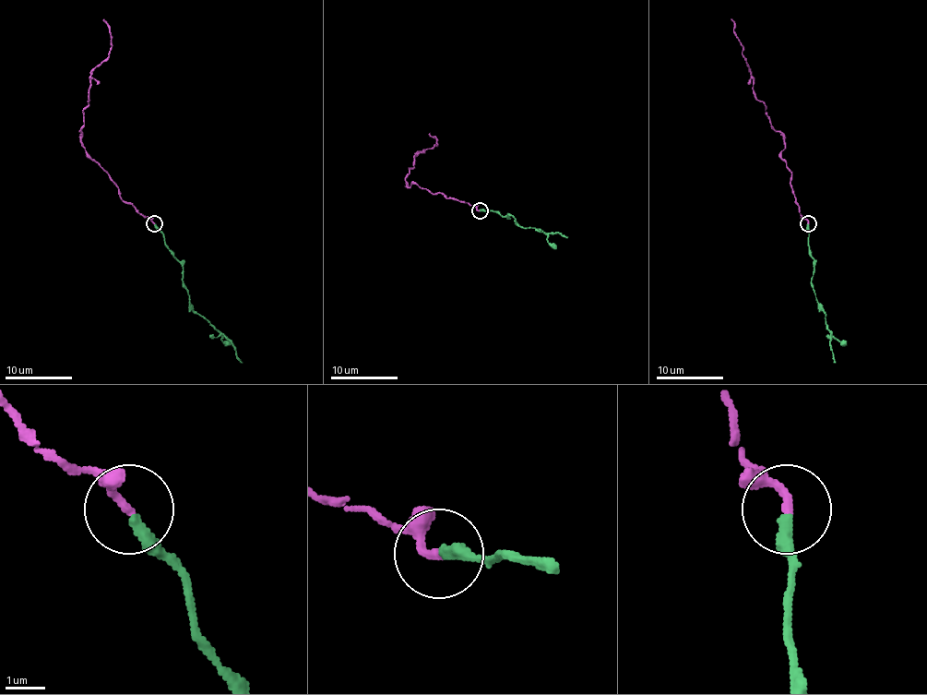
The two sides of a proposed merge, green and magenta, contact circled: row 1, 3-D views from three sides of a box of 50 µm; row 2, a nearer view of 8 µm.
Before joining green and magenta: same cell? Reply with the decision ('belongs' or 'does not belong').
belongs

